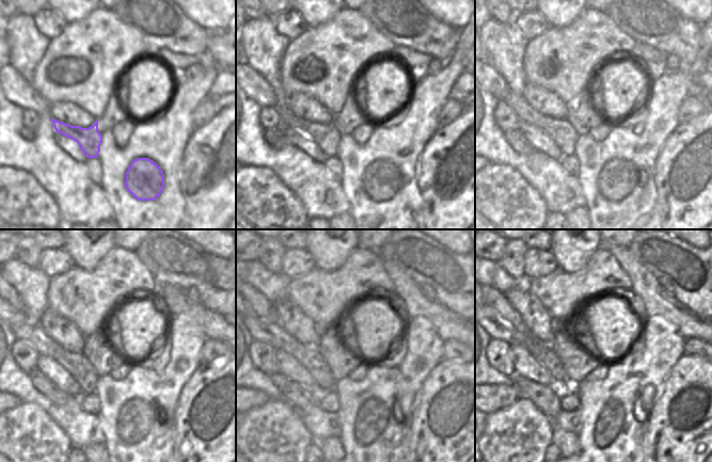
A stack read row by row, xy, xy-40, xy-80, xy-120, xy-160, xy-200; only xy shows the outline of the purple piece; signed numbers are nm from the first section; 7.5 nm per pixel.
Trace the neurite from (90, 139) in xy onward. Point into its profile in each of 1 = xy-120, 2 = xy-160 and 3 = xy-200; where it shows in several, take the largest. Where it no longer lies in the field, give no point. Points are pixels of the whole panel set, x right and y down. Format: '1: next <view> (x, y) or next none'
1: next xy-120 (77, 365)
2: next xy-160 (271, 333)
3: next xy-200 (496, 328)

